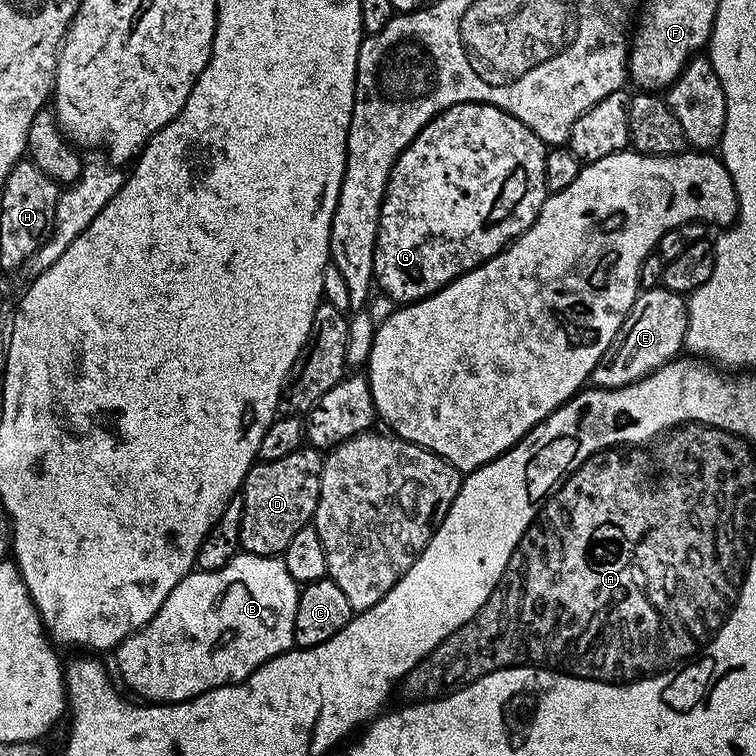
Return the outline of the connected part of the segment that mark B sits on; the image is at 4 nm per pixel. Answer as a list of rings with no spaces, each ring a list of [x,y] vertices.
[[[241,551],[222,570],[193,570],[170,590],[158,614],[115,649],[120,676],[140,695],[137,697],[166,704],[185,703],[223,684],[240,684],[258,666],[294,647],[294,614],[299,597],[300,588],[290,578],[290,570],[286,570],[283,559],[274,556],[255,556]]]

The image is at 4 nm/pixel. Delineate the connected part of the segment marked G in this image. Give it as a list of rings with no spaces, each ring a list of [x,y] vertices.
[[[456,104],[433,118],[398,157],[388,179],[374,250],[375,287],[401,305],[413,304],[507,248],[531,227],[549,195],[544,181],[545,151],[543,140],[493,104]]]

